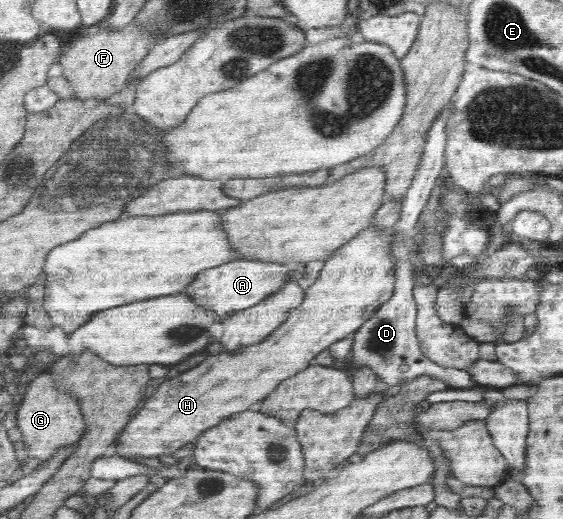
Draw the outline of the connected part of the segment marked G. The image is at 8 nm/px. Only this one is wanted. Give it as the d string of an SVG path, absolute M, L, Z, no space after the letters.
M47 370L33 378L26 388L26 393L17 410L17 427L22 432L21 440L28 458L50 462L53 456L76 444L84 432L83 414L80 413L79 401L69 393L57 391L57 385Z

